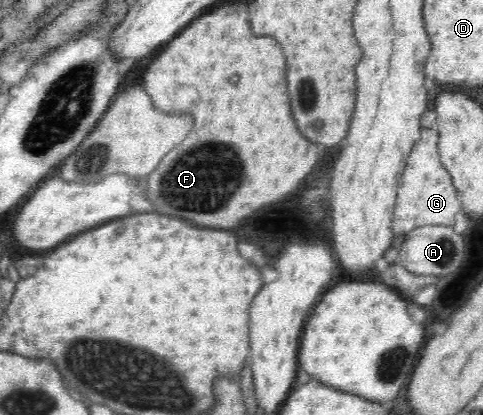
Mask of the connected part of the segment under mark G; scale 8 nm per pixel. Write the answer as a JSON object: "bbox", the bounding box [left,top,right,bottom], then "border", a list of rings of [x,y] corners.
{"bbox":[390,127,461,235],"border":[[[421,127],[420,140],[412,147],[397,188],[396,204],[390,226],[394,234],[406,235],[423,225],[453,226],[455,223],[455,215],[460,211],[461,202],[458,199],[457,189],[453,185],[453,178],[440,160],[437,142],[438,130],[435,127]]]}

